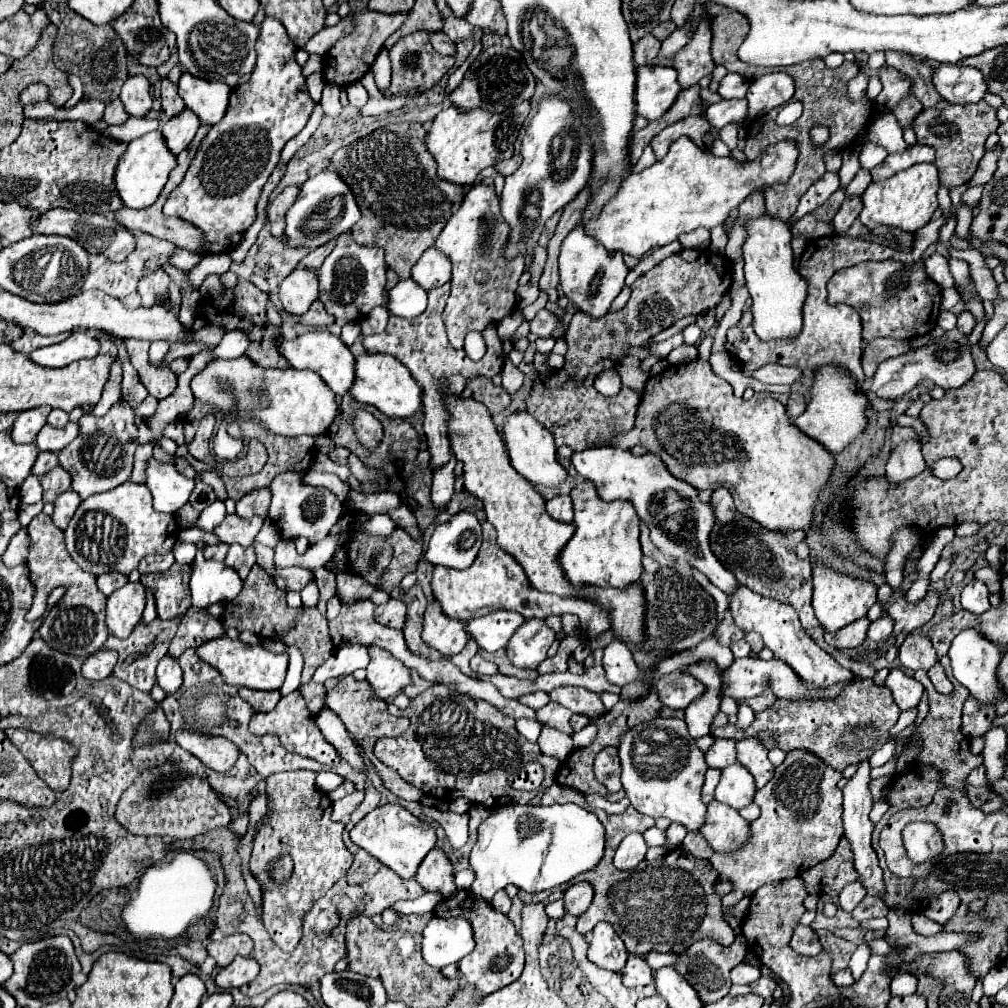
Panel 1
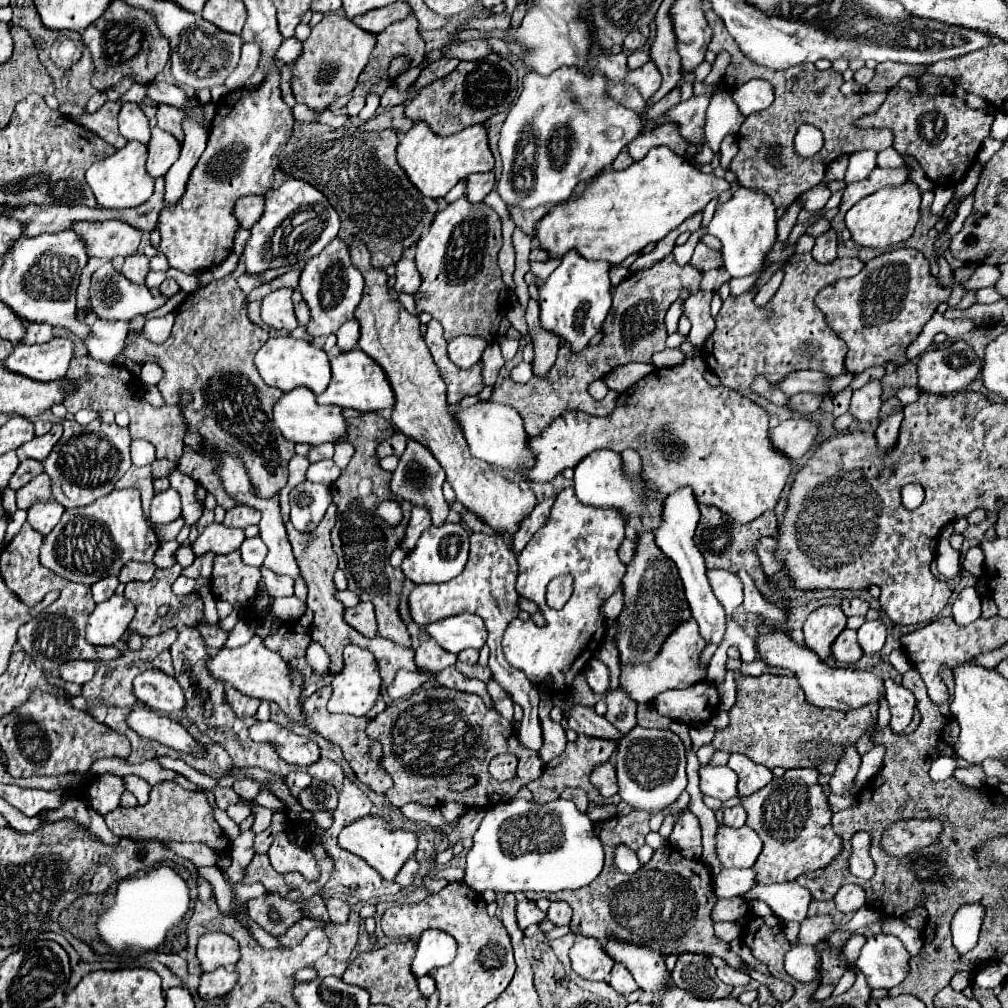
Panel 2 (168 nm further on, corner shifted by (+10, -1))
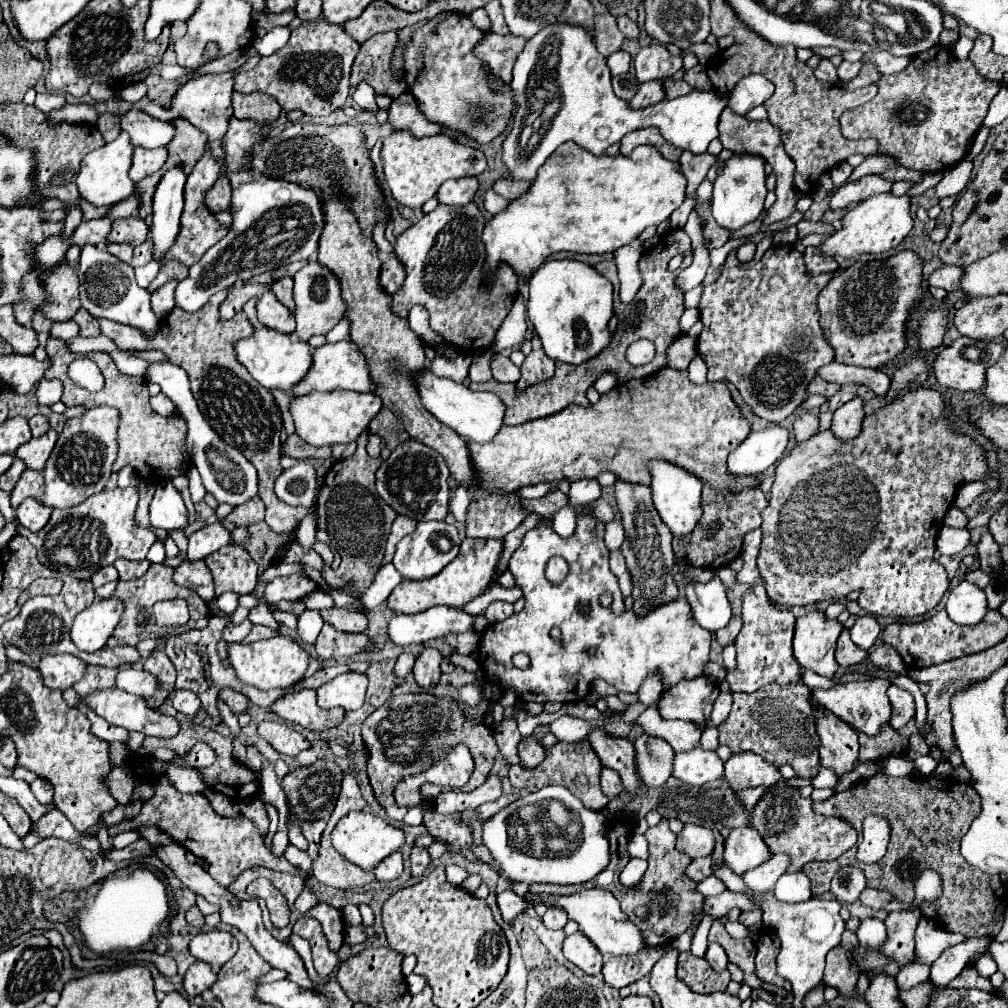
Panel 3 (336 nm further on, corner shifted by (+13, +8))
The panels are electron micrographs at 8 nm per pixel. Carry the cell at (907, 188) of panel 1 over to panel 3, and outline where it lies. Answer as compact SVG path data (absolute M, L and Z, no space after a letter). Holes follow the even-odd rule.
M890 192L872 196L860 202L856 208L848 210L842 218L840 232L834 232L820 244L822 256L842 256L842 258L856 258L860 254L880 254L886 250L896 248L906 234L912 230L910 218L910 200L908 196L892 196Z

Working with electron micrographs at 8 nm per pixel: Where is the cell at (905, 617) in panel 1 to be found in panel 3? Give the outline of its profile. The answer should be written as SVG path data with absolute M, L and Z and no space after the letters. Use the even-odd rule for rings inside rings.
M916 388L900 396L896 402L880 408L872 416L864 418L864 428L862 434L856 440L836 440L832 432L820 432L812 436L810 440L796 444L778 464L774 472L774 484L770 490L770 502L762 510L762 546L758 554L758 570L760 576L766 582L768 598L776 604L786 604L786 606L806 606L814 602L824 602L824 600L838 600L844 598L848 592L858 590L858 606L866 610L872 616L892 616L892 618L914 618L914 616L924 616L930 612L934 606L938 606L940 598L948 590L948 576L946 570L934 562L934 550L936 550L936 536L942 528L942 520L946 510L952 506L956 490L962 482L976 482L982 480L988 474L988 466L984 460L984 450L970 438L962 438L950 430L948 416L946 414L946 404L942 396L936 390L930 388ZM856 470L862 474L864 482L856 482Z

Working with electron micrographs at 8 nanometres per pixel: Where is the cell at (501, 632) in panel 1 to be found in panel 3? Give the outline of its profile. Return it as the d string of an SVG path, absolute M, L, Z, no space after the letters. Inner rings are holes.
M436 606L414 616L392 616L388 620L388 638L400 646L424 644L428 640L446 636L448 632L458 634L472 630L472 624L474 618L460 608Z

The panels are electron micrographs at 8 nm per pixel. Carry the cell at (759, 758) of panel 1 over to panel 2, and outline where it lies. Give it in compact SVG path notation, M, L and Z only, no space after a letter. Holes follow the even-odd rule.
M731 753L729 763L727 763L737 775L739 775L739 795L751 795L755 791L759 791L763 785L767 785L767 781L771 781L773 773L771 769L753 763L749 757L741 755L741 753Z

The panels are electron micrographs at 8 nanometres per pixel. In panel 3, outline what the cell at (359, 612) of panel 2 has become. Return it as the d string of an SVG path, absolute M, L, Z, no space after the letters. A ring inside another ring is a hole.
M332 608L332 610L320 610L320 616L324 622L334 626L338 632L364 632L368 626L368 620L362 612L350 610L350 608Z

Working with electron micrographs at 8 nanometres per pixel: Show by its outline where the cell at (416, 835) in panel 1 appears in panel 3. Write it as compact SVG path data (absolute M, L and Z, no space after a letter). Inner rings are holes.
M366 812L346 814L344 818L340 818L336 828L332 830L332 846L348 862L360 866L362 870L374 868L376 864L380 864L380 860L384 860L384 856L390 856L392 852L400 850L402 844L404 844L404 832L400 828L394 828L388 822L384 822L382 818L378 818L374 814L366 814Z

